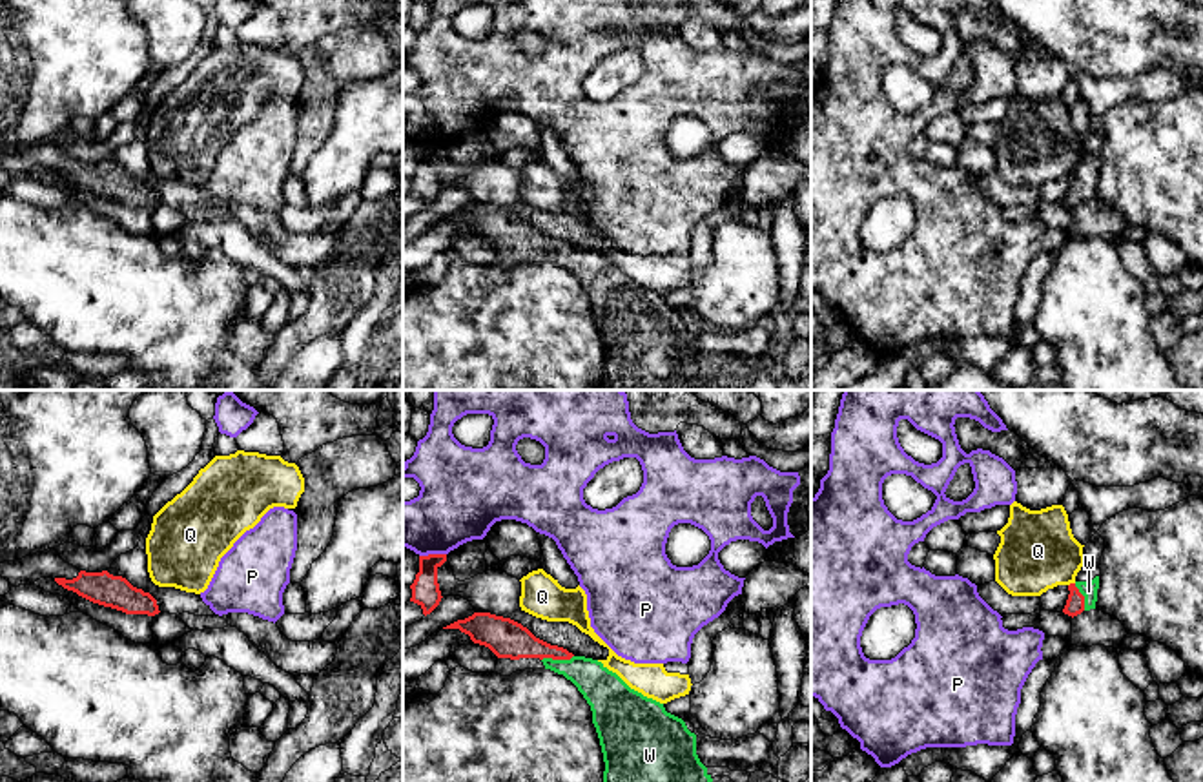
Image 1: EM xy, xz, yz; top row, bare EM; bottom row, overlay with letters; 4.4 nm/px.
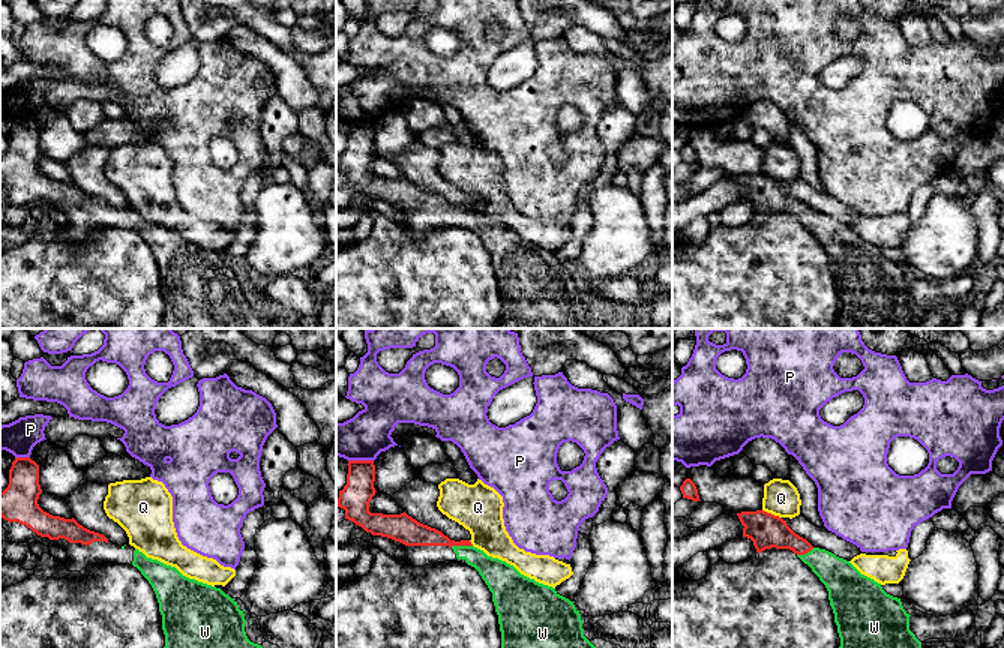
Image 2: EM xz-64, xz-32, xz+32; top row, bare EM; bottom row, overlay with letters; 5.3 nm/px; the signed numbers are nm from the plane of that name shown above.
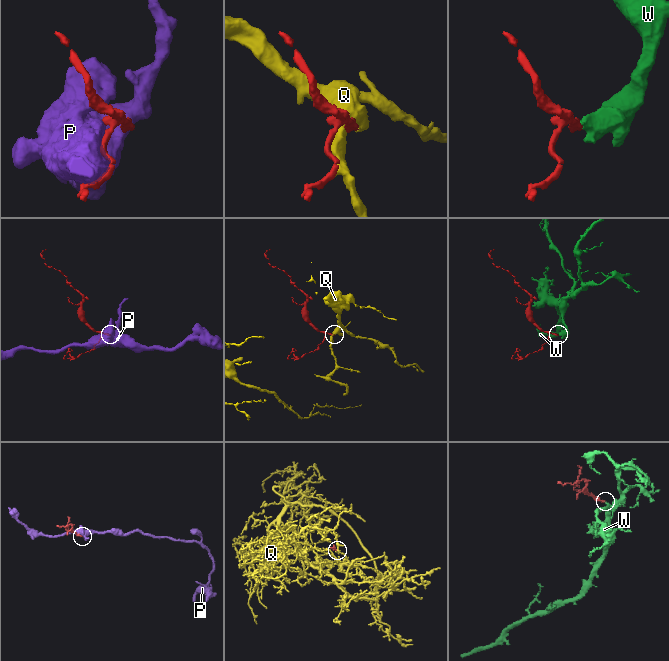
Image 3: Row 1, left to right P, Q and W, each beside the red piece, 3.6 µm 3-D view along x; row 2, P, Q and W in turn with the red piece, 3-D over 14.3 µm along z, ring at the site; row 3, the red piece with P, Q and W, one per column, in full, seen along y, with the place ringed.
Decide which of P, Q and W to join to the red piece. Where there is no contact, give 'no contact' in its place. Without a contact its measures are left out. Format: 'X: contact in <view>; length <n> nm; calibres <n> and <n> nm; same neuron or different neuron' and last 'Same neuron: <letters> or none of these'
P: contact in xz; length 120 nm; calibres 130 and 340 nm; different neuron
Q: contact in yz; length 40 nm; calibres 80 and 340 nm; different neuron
W: contact in xz; length 150 nm; calibres 170 and 180 nm; same neuron
Same neuron: W

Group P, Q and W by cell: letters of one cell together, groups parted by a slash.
P / Q / W

